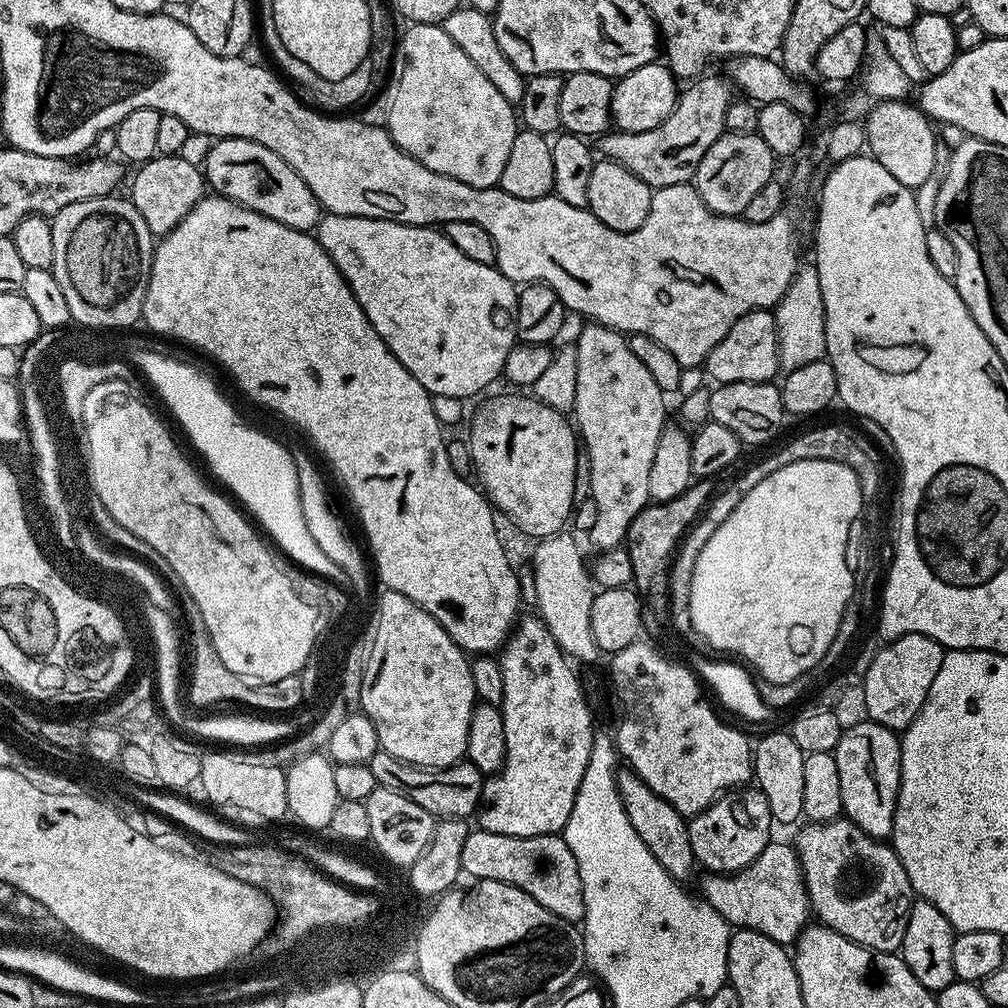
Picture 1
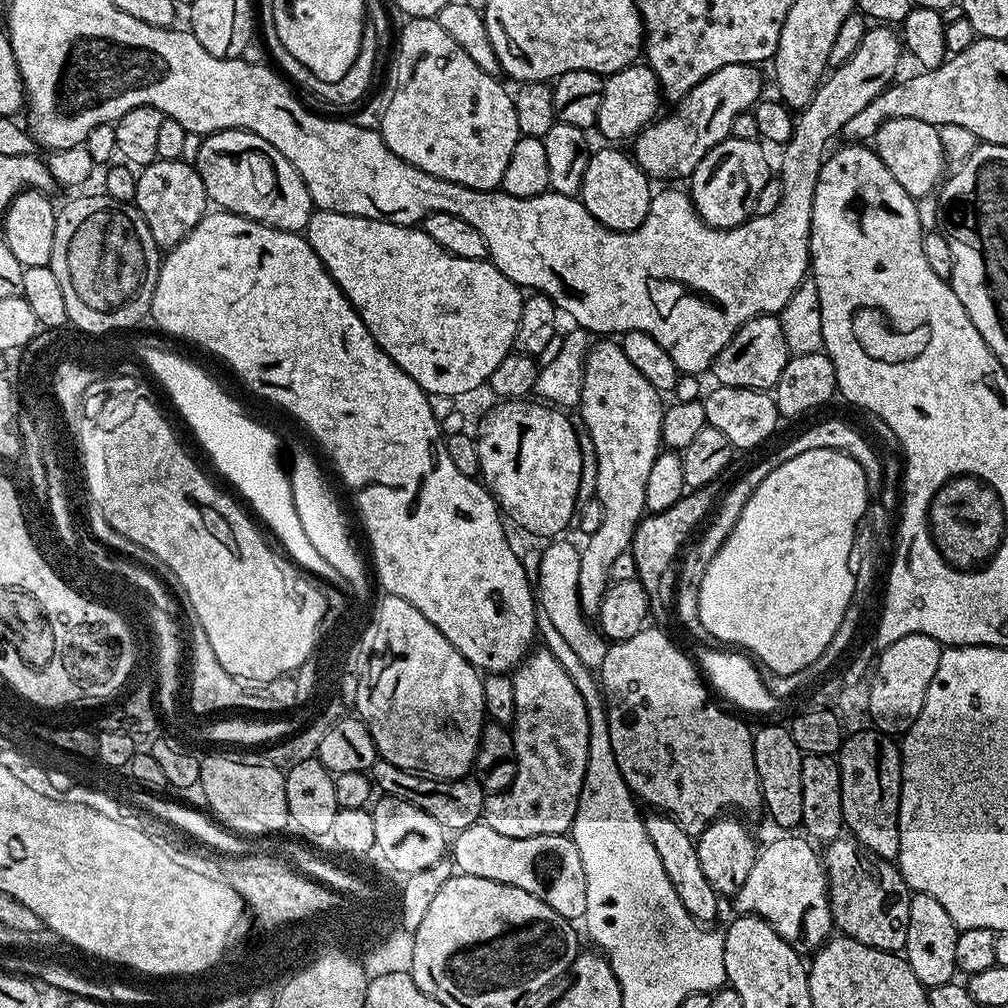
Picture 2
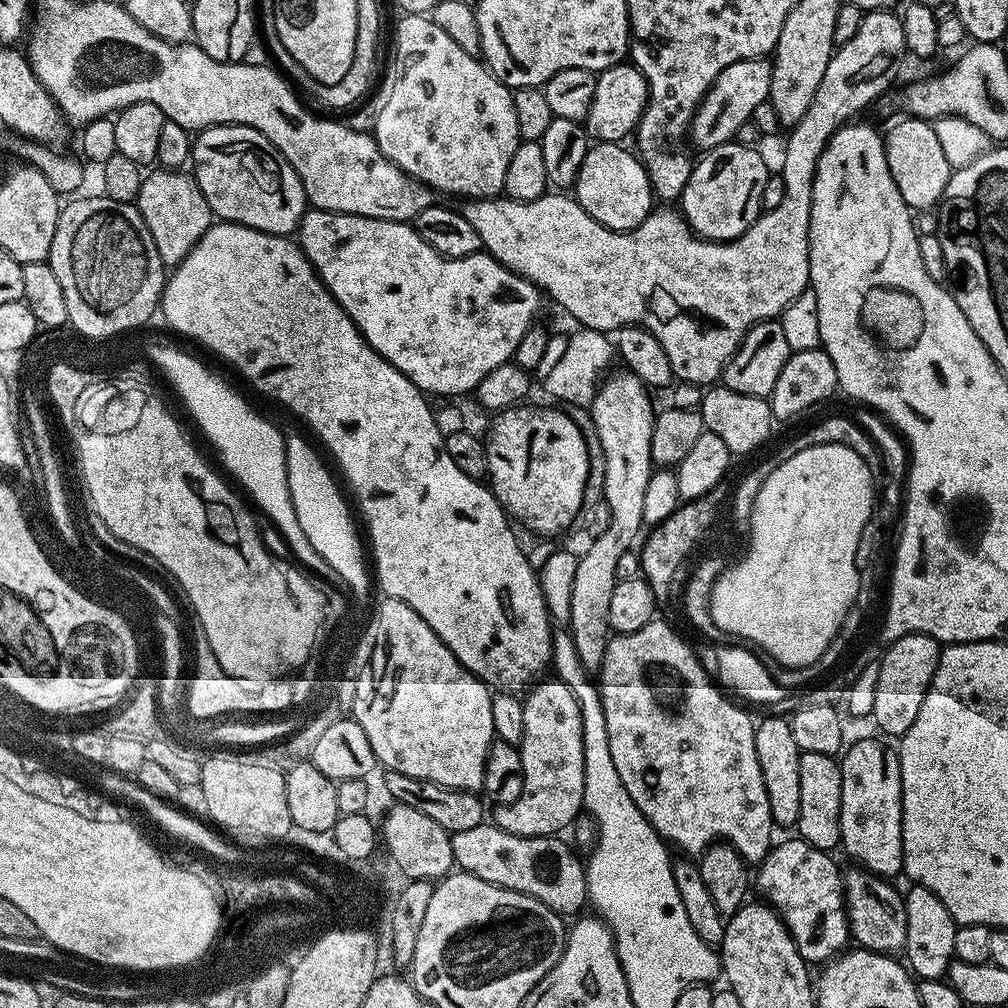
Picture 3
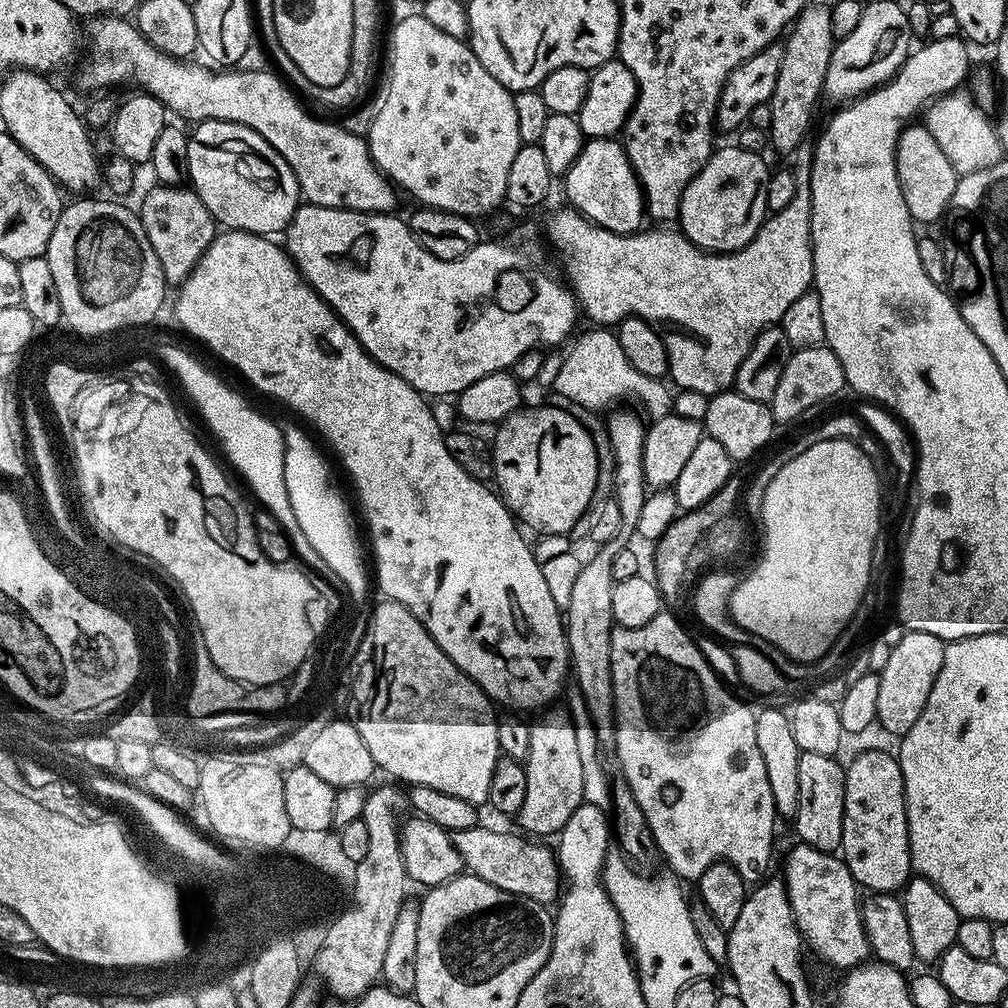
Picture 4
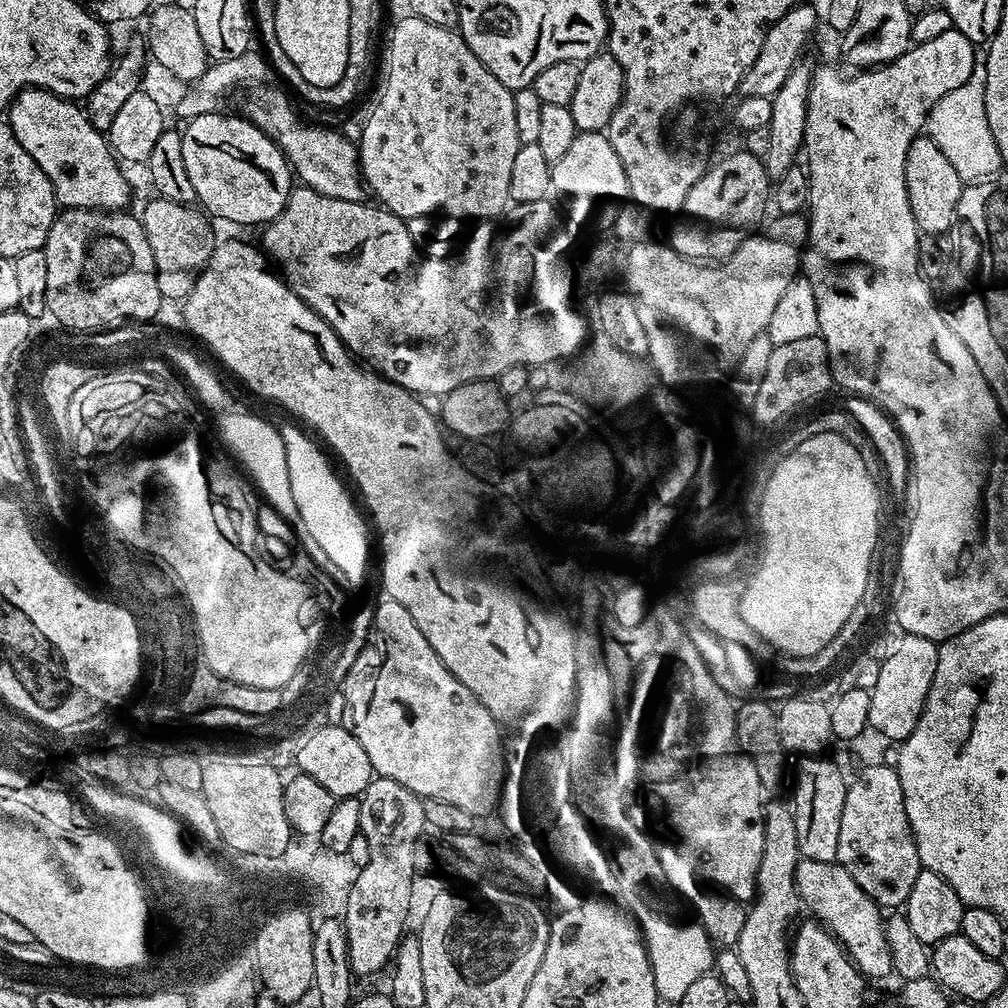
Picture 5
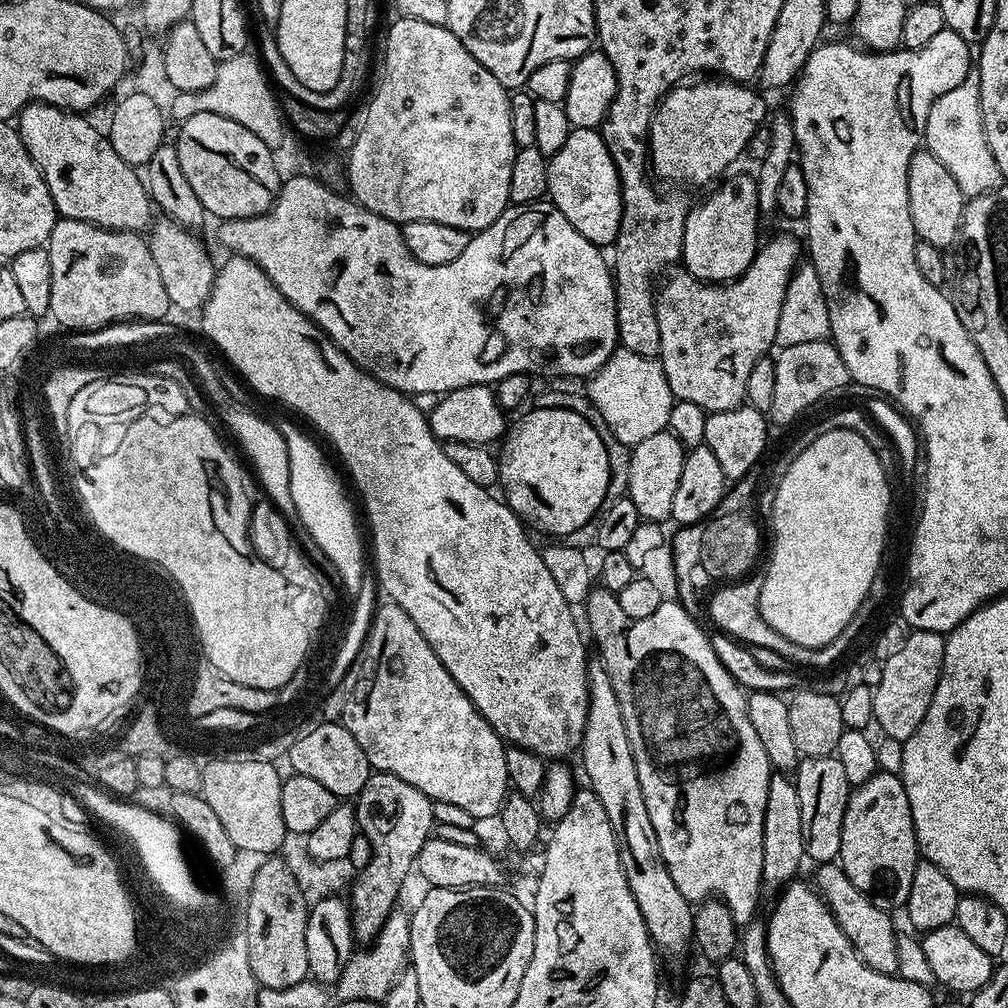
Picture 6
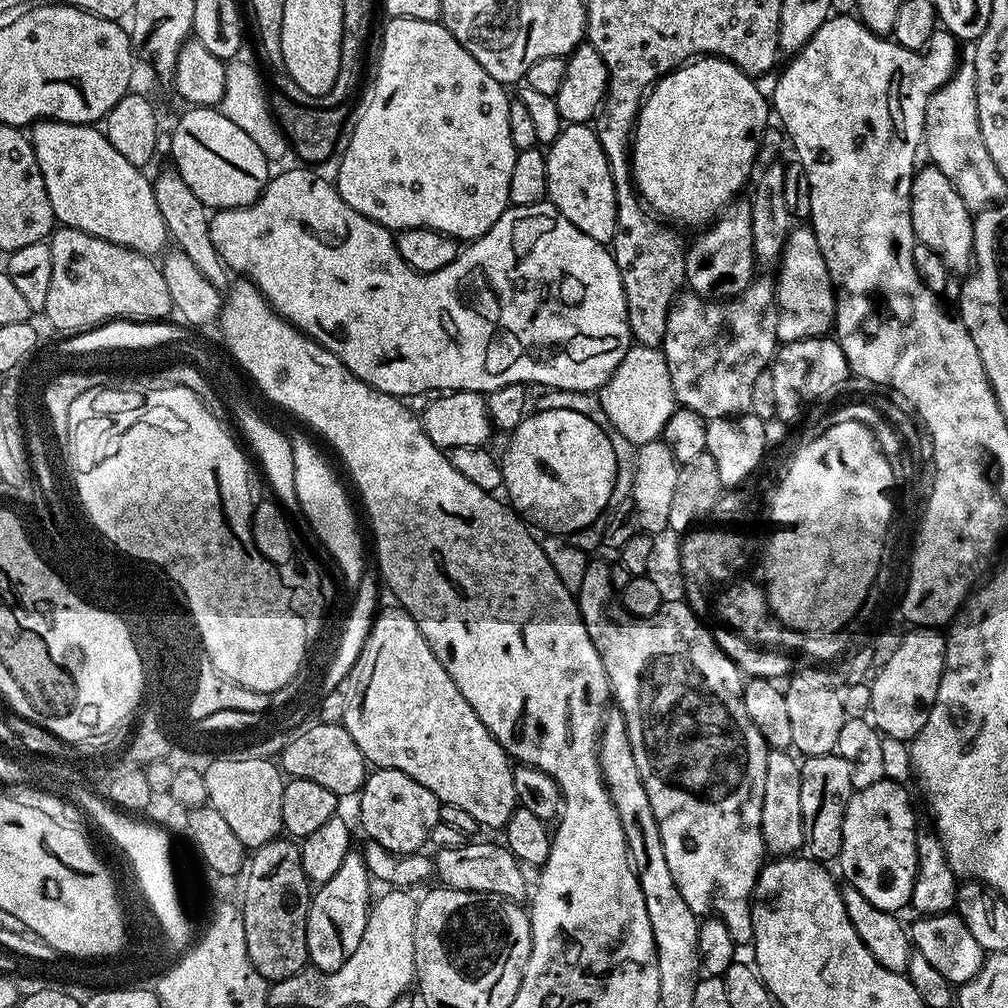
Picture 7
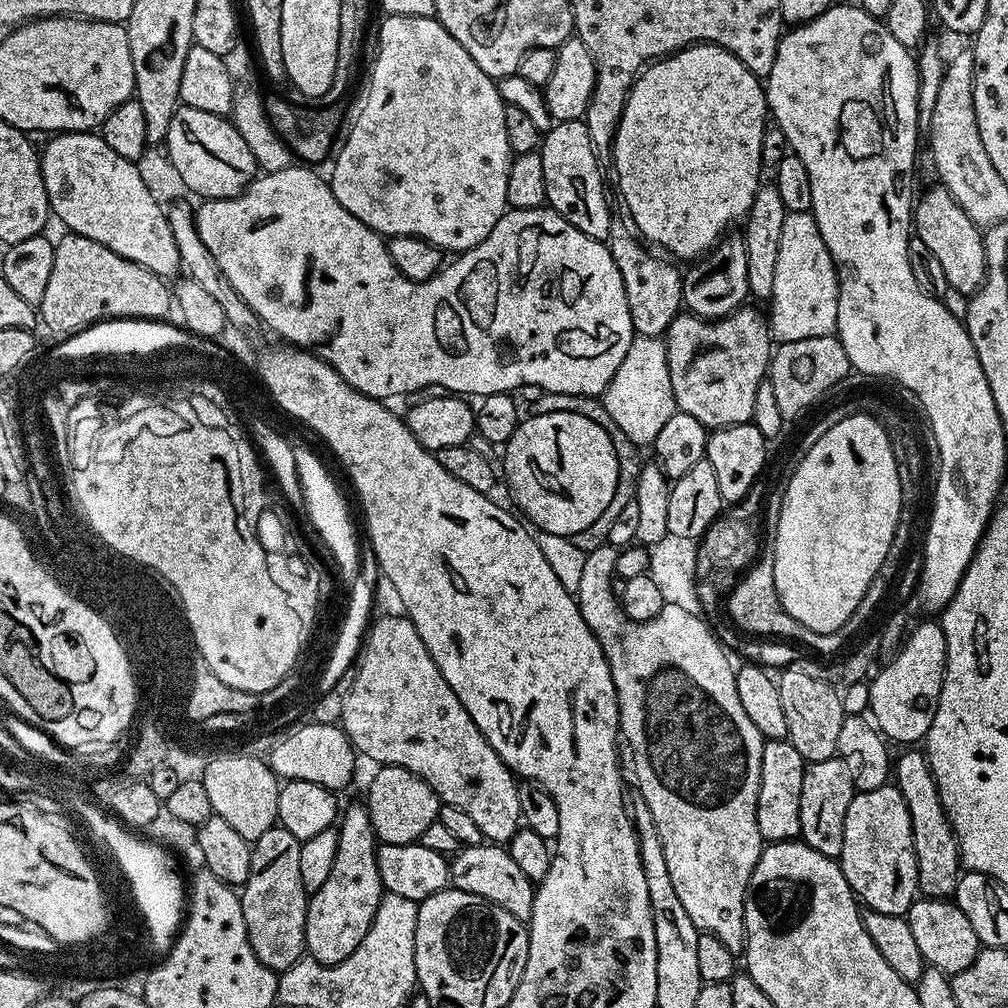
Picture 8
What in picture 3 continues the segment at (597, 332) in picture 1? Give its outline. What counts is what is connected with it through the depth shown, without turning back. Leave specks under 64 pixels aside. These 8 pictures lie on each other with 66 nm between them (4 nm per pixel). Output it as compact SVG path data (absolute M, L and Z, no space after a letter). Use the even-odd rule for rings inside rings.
M613 371L601 383L590 405L594 438L602 444L605 455L602 500L609 504L609 528L600 537L593 539L584 553L579 553L574 570L574 591L570 594L570 618L566 622L566 627L574 638L578 658L590 674L599 673L606 658L612 632L610 598L617 582L618 558L630 551L640 528L645 527L642 505L646 486L654 471L651 458L654 409L652 410L652 400L648 397L651 396L650 390L632 372L619 371Z

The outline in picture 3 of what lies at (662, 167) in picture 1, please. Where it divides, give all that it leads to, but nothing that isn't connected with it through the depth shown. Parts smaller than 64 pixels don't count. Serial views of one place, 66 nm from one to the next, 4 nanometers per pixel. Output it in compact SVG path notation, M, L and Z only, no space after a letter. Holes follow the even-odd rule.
M768 58L743 60L726 66L726 70L718 74L712 89L702 98L692 119L690 140L693 140L700 150L717 148L735 141L738 126L749 123L755 117L758 106L762 106L767 101L772 66L773 61Z

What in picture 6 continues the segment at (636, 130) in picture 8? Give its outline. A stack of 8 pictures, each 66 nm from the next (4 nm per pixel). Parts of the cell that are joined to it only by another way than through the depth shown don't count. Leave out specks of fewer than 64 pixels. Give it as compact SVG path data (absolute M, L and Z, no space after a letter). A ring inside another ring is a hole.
M727 78L709 80L705 92L702 85L692 84L696 82L684 82L660 101L647 139L650 168L657 177L711 185L711 174L704 172L704 152L716 160L736 160L759 130L764 120L764 100L752 86Z

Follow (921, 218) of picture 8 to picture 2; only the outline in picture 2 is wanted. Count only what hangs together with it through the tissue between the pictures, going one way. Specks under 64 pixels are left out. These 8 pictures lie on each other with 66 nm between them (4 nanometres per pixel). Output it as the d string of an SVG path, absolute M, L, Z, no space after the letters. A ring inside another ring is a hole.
M890 118L882 122L874 137L874 151L882 166L894 174L894 182L898 182L898 186L902 186L902 190L913 198L928 196L932 191L933 195L945 175L946 157L942 150L940 129L930 122L918 122L918 118Z

